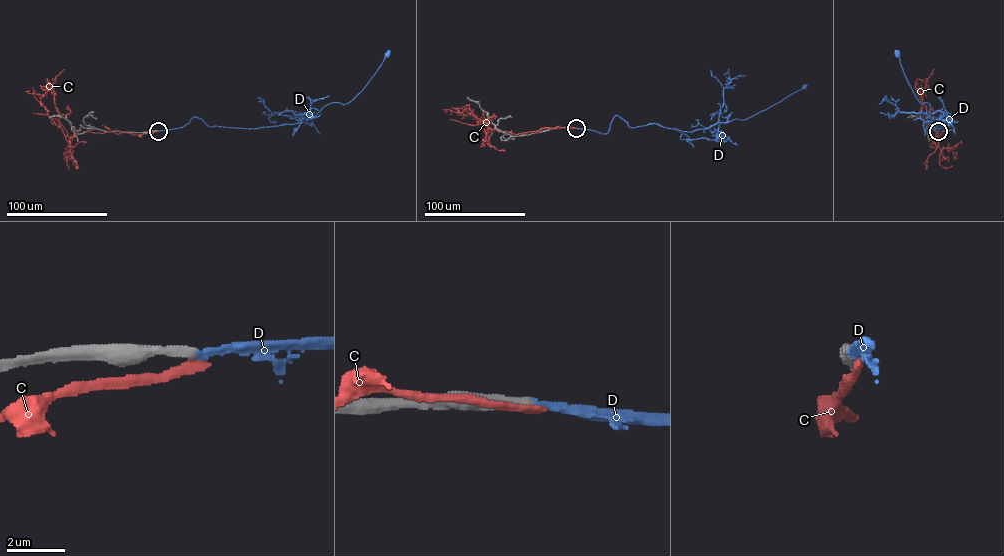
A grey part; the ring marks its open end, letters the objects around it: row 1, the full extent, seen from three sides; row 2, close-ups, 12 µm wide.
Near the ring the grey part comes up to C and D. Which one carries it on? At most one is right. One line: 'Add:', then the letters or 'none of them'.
Add: D

